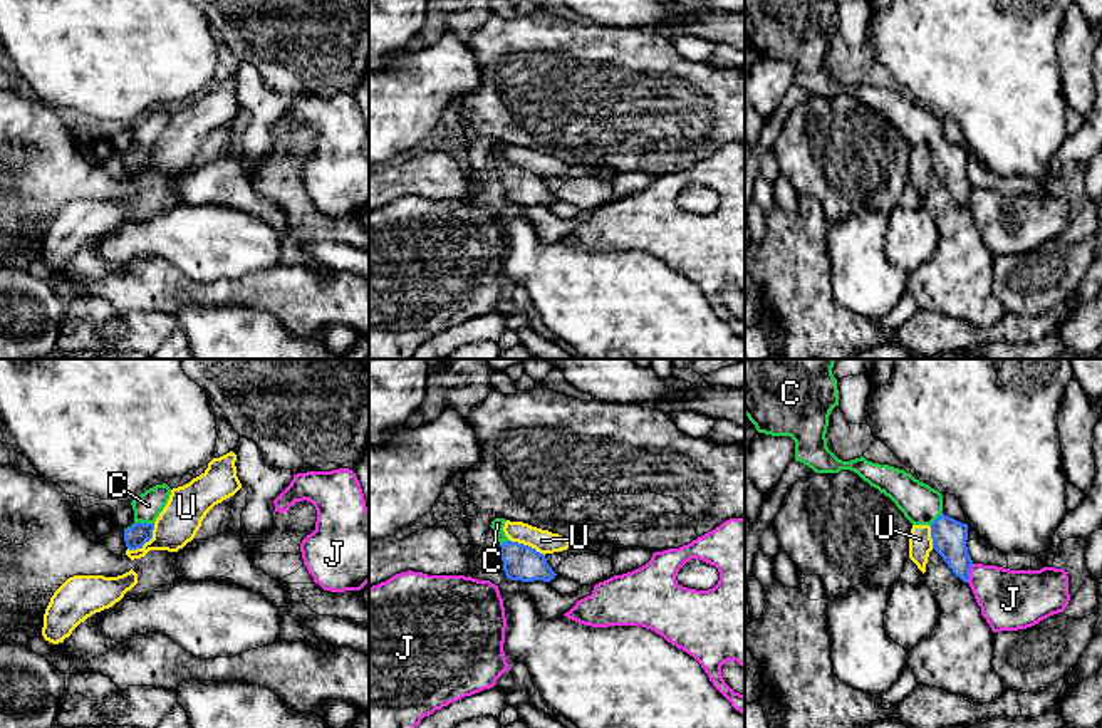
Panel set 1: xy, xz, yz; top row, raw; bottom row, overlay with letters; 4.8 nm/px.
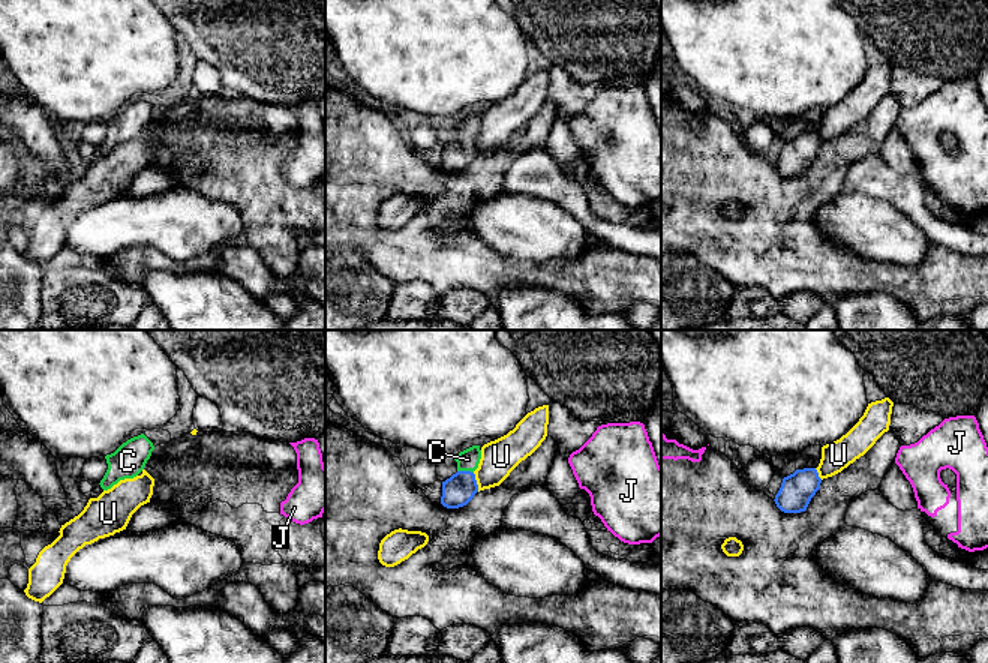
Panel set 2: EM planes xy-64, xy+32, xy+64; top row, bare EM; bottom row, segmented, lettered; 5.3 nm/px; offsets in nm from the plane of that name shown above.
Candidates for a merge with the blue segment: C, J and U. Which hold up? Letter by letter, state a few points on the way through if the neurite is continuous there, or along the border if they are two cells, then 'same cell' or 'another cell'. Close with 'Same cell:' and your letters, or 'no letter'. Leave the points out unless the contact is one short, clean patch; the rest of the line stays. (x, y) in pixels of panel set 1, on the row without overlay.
C: across xy (135, 161), (138, 158), (138, 146), (148, 130) | same cell
J: another cell
U: along xy (155, 148), (153, 160), (148, 165), (140, 171), (128, 173) | another cell
Same cell: C

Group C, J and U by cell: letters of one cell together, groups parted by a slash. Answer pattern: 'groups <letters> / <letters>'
groups C / J / U

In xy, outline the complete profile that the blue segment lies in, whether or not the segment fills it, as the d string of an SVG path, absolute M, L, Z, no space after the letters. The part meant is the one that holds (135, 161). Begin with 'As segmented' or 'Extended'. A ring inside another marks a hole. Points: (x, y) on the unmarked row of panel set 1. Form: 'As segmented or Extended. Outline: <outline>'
Extended. Outline: M156 109L131 126L134 148L124 153L124 166L129 174L143 173L153 163L154 146L166 131L171 112Z

